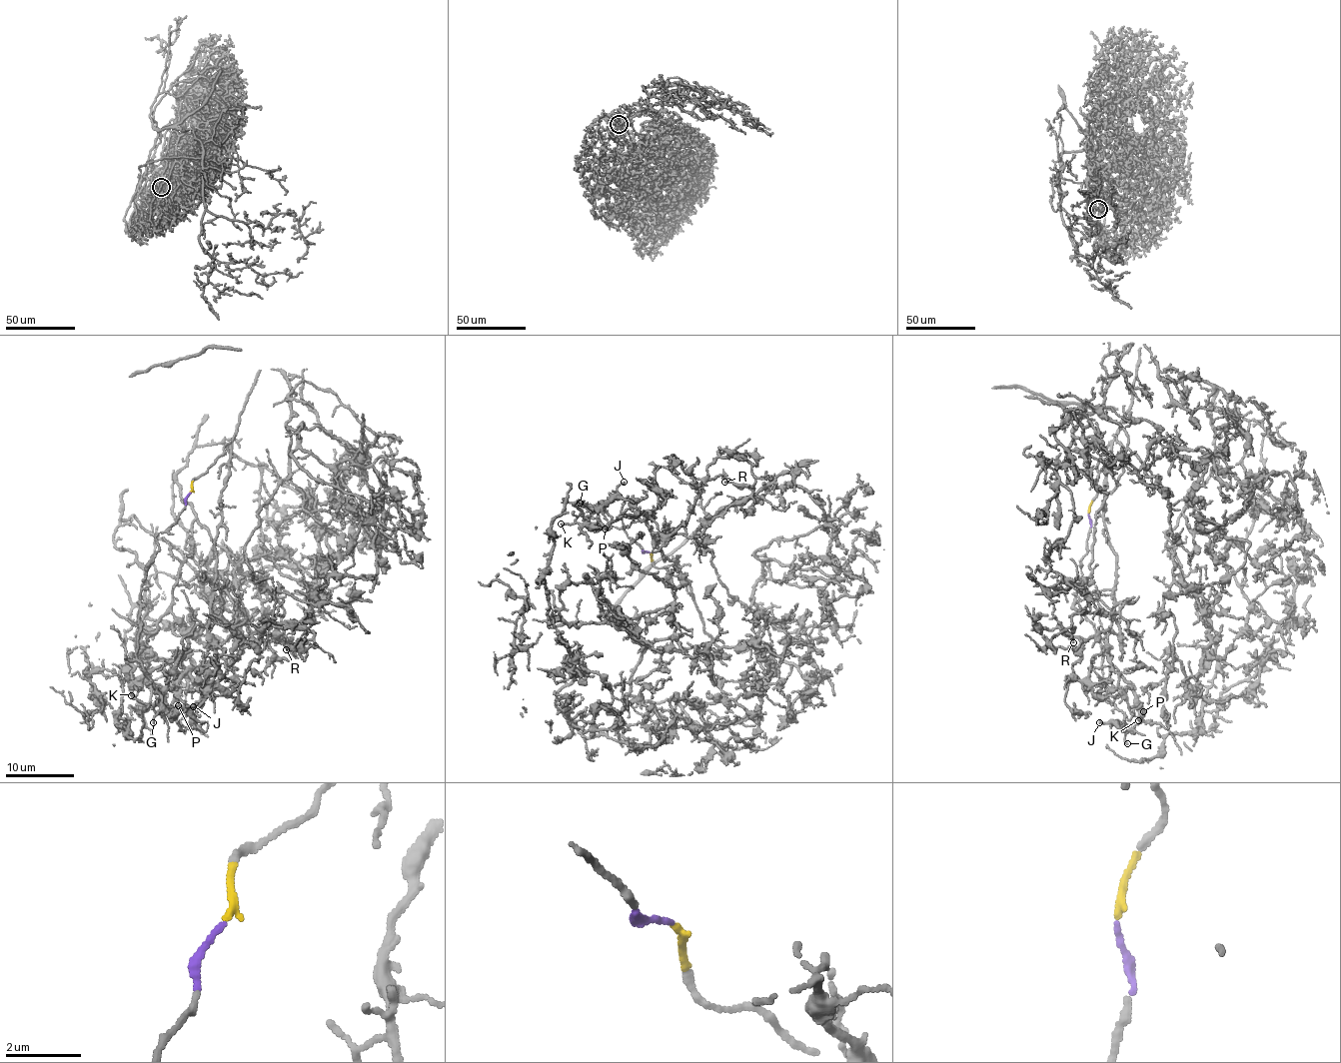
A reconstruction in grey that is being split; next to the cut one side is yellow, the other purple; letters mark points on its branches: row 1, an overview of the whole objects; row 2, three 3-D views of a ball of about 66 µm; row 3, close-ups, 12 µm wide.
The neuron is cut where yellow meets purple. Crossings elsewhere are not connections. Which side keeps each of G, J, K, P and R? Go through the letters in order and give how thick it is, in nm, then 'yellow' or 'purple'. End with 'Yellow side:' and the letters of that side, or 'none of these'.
G: 140 nm | purple
J: 160 nm | purple
K: 120 nm | yellow
P: 110 nm | yellow
R: 140 nm | yellow
Yellow side: K, P, R

